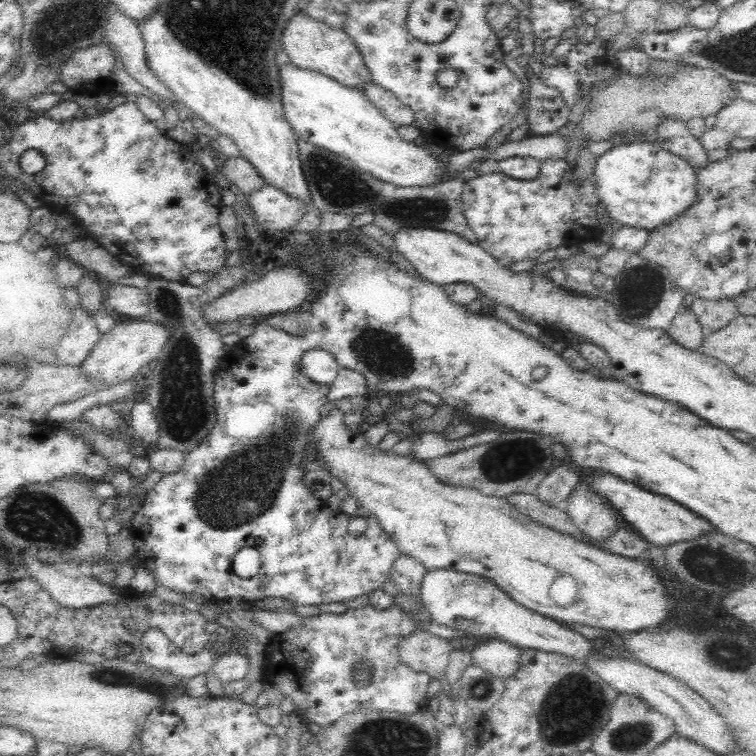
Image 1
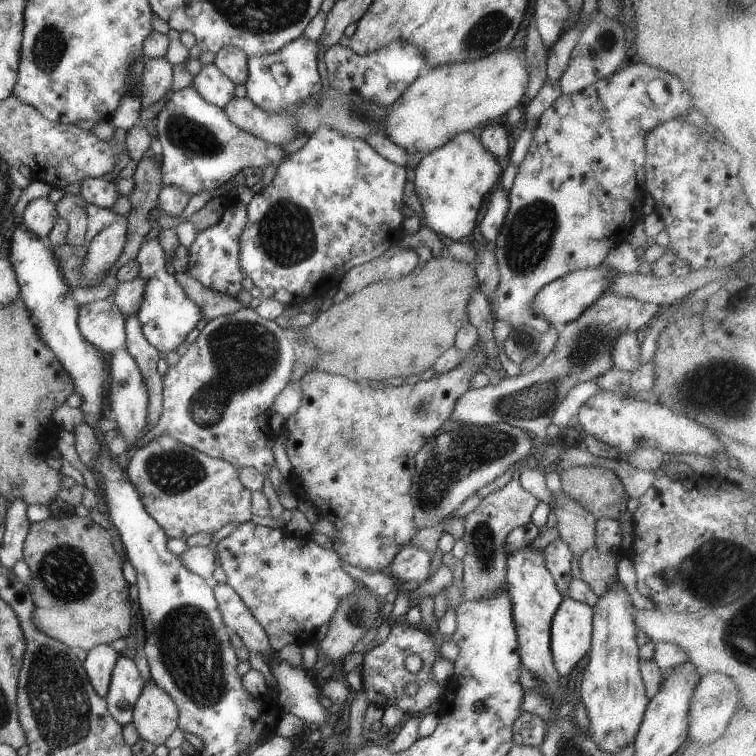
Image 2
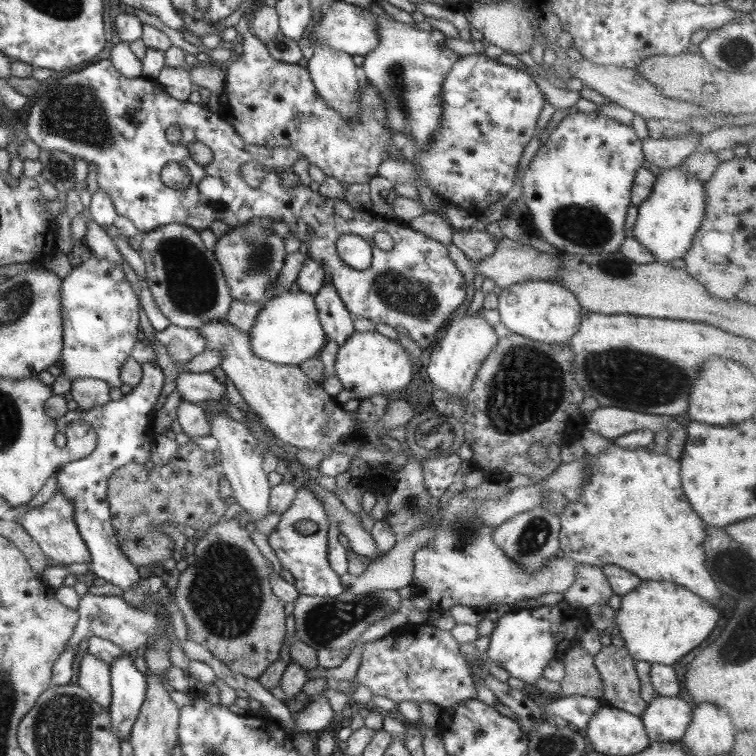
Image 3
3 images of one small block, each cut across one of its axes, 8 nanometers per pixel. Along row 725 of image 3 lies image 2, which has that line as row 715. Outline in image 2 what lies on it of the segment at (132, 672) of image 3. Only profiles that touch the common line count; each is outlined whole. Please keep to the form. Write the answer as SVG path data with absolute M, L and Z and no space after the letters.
M119 655L111 672L104 696L107 710L119 726L131 722L133 706L143 690L144 682L133 660Z

